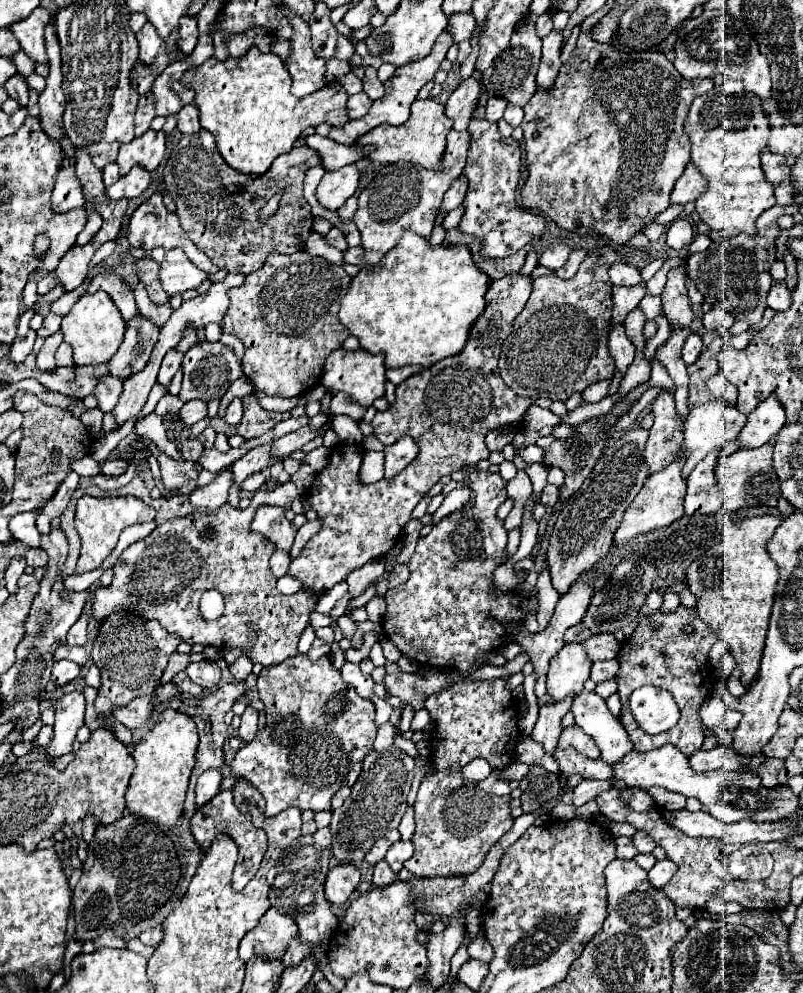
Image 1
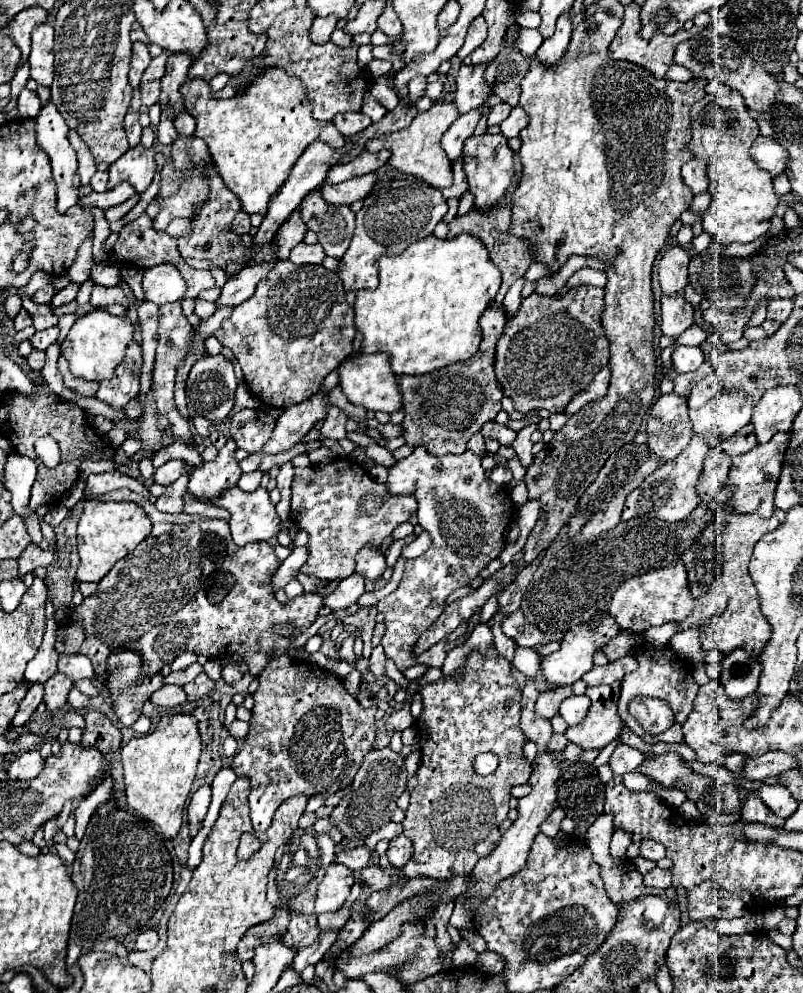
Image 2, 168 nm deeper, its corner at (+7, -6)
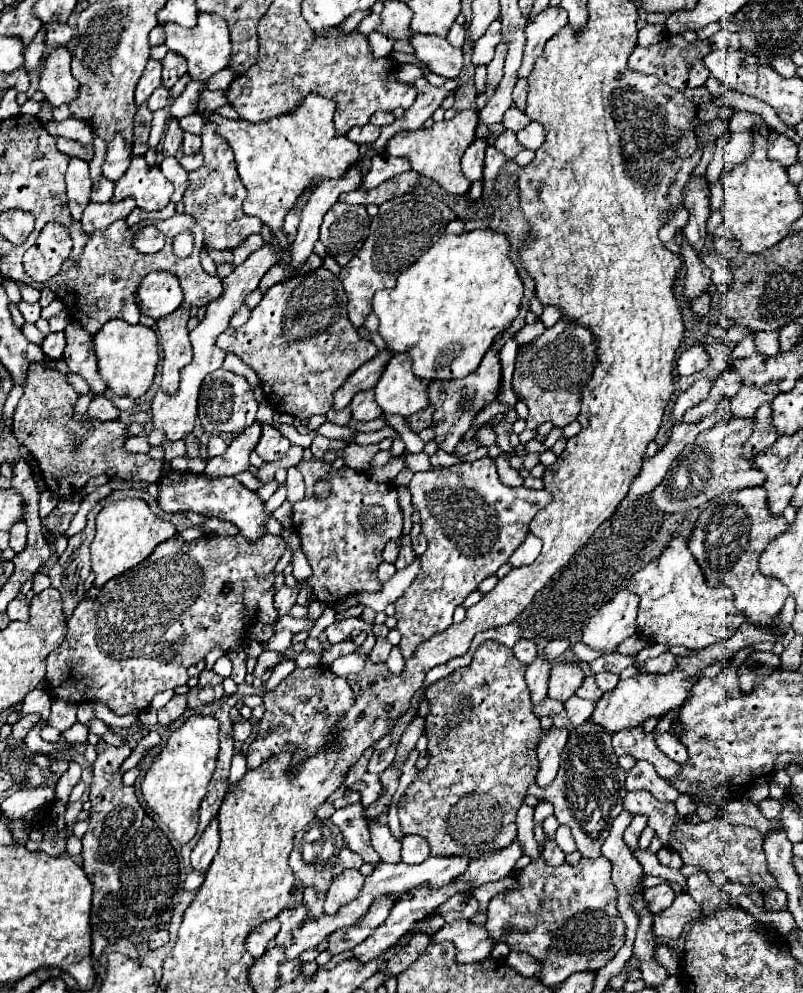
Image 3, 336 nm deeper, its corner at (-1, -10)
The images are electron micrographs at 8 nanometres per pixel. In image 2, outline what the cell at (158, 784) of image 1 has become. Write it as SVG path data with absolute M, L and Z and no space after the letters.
M178 713L162 717L152 733L130 739L120 751L124 763L128 809L156 823L168 839L176 837L180 831L184 803L192 789L200 761L200 749L202 743L198 719L190 713Z

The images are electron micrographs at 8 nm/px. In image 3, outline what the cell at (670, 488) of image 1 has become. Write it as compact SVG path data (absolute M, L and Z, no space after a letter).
M730 419L728 423L720 421L714 427L702 431L696 441L686 447L686 451L682 451L682 455L670 465L666 479L662 479L662 483L650 493L652 503L666 513L678 513L704 507L708 501L726 491L762 485L766 477L754 469L752 459L742 457L742 443L750 437L750 433L752 419Z

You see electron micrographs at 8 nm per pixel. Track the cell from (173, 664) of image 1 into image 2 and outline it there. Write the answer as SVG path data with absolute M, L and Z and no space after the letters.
M192 663L190 667L186 667L186 669L182 669L182 671L176 671L176 673L170 673L168 677L164 677L164 683L186 685L186 683L194 681L202 671L204 671L204 667L202 667L200 663Z

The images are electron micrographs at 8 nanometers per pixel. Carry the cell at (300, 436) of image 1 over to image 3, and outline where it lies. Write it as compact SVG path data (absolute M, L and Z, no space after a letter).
M360 391L354 395L354 399L348 405L352 409L352 421L370 421L382 415L382 409L374 401L374 391Z

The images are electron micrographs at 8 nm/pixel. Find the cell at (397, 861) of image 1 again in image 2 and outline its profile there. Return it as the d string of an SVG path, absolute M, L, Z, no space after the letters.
M402 833L402 835L398 835L398 837L394 837L392 841L390 841L390 847L388 847L388 851L386 851L386 855L388 855L388 859L390 859L390 863L394 865L394 867L404 867L408 861L410 861L410 857L412 857L412 853L414 853L414 847L412 847L412 841Z

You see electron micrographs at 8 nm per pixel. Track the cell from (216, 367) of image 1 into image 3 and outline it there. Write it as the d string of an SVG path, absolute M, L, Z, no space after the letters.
M218 369L206 375L202 387L200 387L200 399L198 399L198 419L202 427L208 433L242 433L250 423L256 421L258 403L254 401L254 395L250 391L250 385L246 377Z

